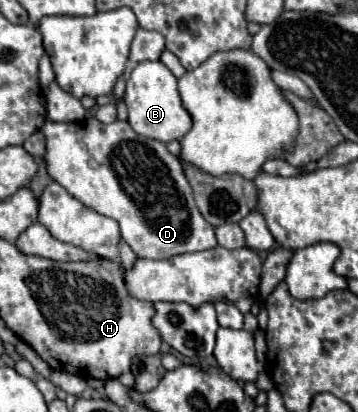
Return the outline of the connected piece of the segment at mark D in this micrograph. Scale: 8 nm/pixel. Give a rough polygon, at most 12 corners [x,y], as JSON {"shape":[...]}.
{"shape":[[42,127],[50,177],[138,257],[216,247],[162,141]]}

